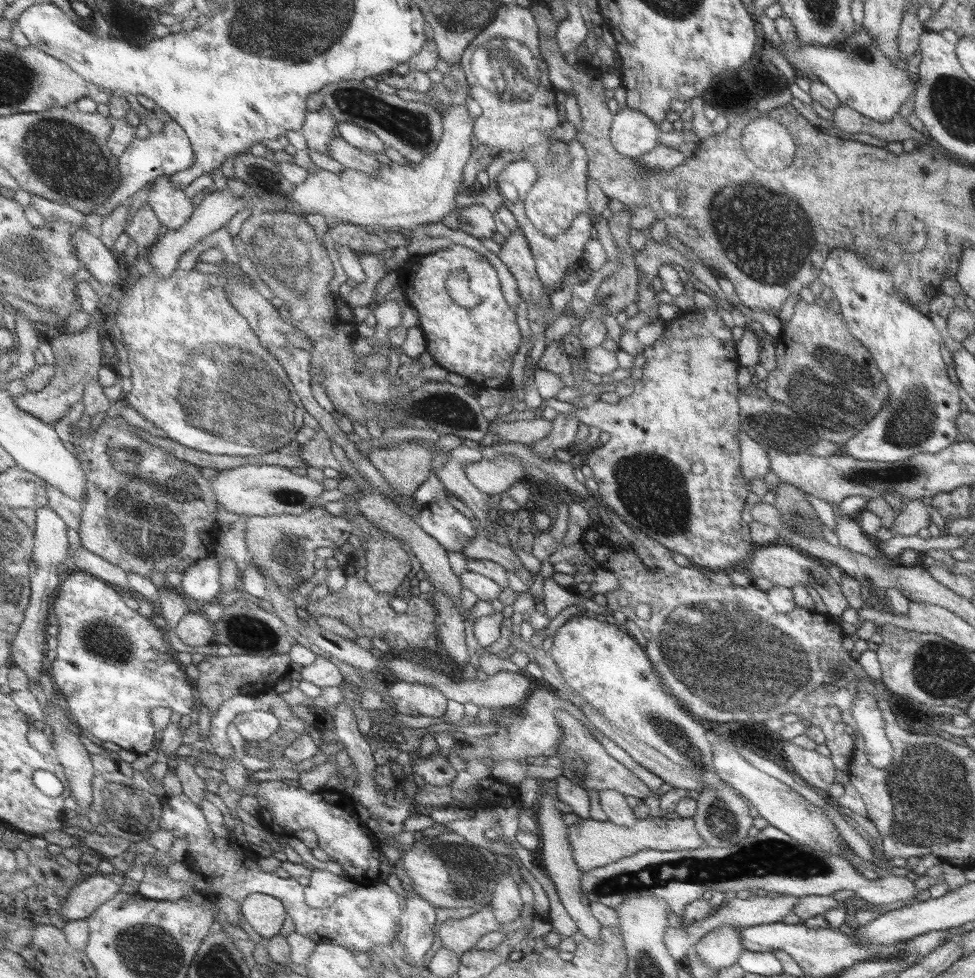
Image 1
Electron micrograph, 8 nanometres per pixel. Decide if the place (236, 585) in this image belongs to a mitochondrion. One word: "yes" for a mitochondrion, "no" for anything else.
no

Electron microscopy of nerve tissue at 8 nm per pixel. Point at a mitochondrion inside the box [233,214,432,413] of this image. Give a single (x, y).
(286, 263)

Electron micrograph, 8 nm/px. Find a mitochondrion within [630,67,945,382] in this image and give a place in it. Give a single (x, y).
(756, 234)

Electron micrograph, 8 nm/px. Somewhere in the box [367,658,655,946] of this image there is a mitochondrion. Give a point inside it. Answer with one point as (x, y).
(453, 854)

